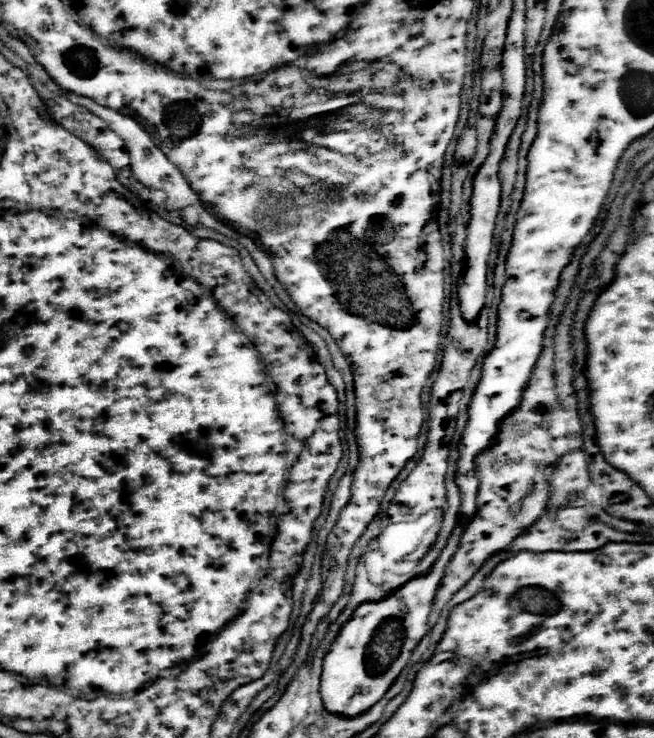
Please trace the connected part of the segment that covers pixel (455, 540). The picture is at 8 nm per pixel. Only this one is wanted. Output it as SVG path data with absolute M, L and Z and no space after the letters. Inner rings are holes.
M453 530L447 546L441 556L433 564L431 572L425 576L417 576L401 586L393 596L381 602L365 602L361 604L353 618L341 628L339 636L331 644L323 660L321 674L321 700L327 712L355 718L365 714L371 706L375 706L391 684L397 680L401 670L411 658L411 652L427 634L427 616L431 610L431 602L435 598L435 590L445 574L445 566L457 550L463 530Z

